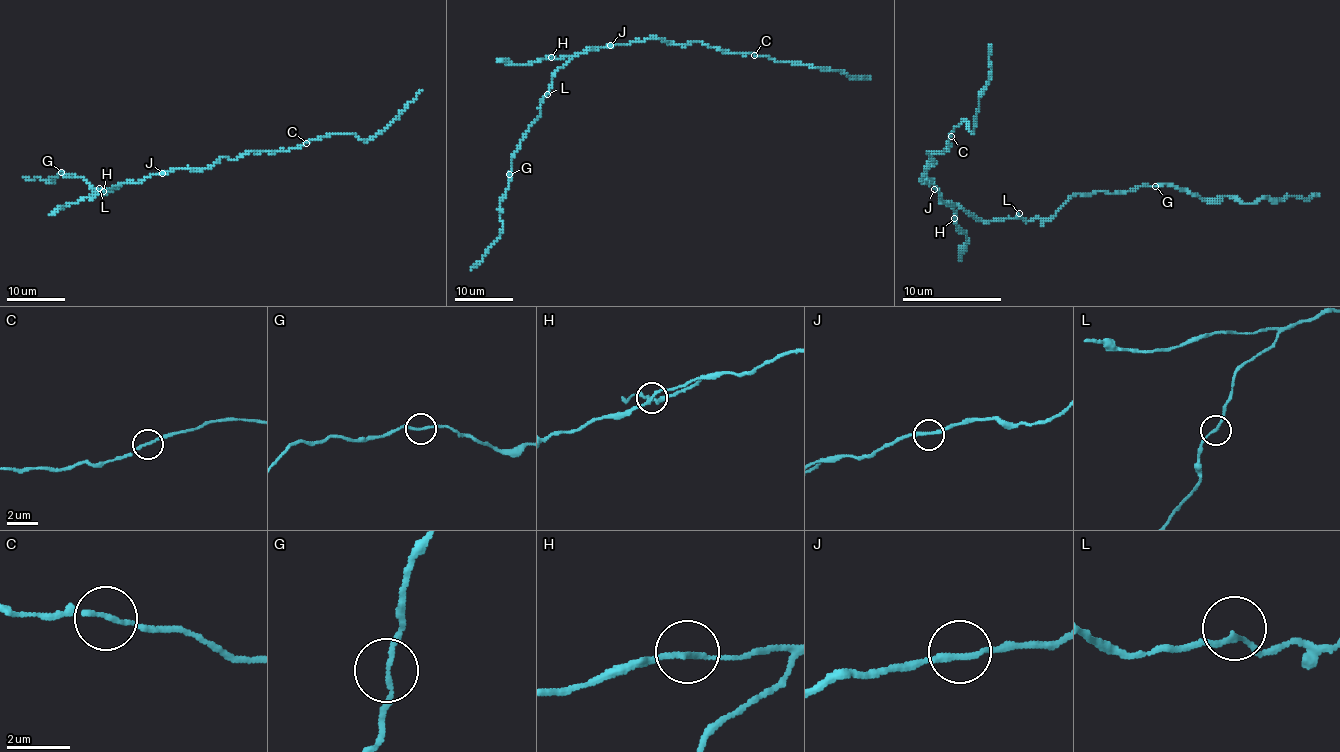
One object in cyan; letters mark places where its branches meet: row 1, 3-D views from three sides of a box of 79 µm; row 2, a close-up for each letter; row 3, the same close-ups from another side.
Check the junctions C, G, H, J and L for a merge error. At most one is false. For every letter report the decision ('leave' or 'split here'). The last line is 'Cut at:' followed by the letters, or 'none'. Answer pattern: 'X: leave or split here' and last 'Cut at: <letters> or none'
C: leave
G: leave
H: leave
J: leave
L: leave
Cut at: none

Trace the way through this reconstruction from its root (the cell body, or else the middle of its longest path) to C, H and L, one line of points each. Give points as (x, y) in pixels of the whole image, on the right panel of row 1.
C: (937, 189), (929, 179), (922, 181), (924, 169), (932, 161), (934, 164), (927, 151), (946, 149), (951, 136)
H: (937, 189), (941, 201), (956, 211), (954, 218)
L: (937, 189), (944, 203), (954, 203), (981, 221), (1014, 218), (1019, 213)

